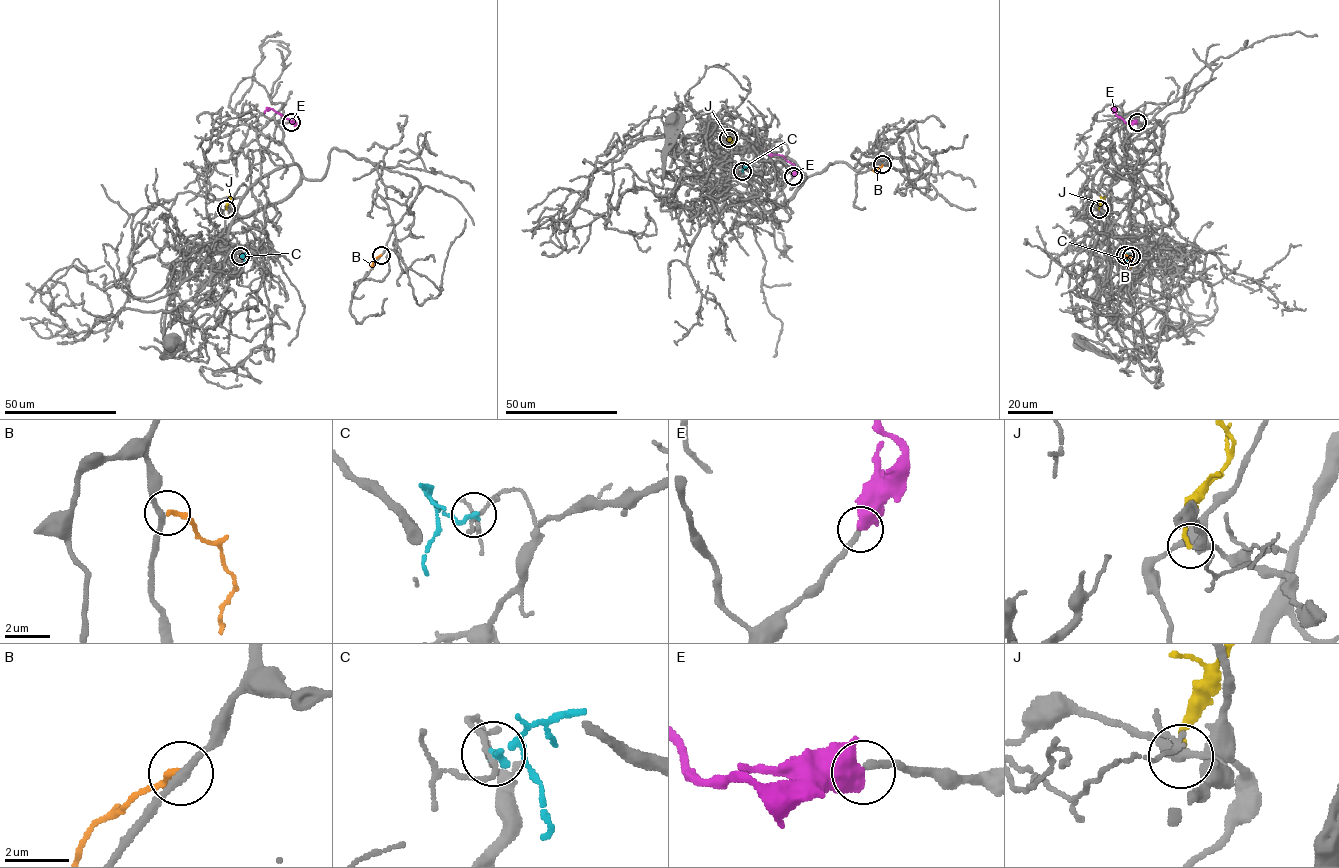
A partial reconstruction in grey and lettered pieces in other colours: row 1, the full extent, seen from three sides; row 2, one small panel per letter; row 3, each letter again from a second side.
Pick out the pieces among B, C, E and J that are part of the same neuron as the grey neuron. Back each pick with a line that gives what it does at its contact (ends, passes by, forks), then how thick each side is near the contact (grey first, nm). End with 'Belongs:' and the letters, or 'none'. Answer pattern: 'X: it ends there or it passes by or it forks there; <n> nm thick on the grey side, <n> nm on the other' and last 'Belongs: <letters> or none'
Belongs: none

